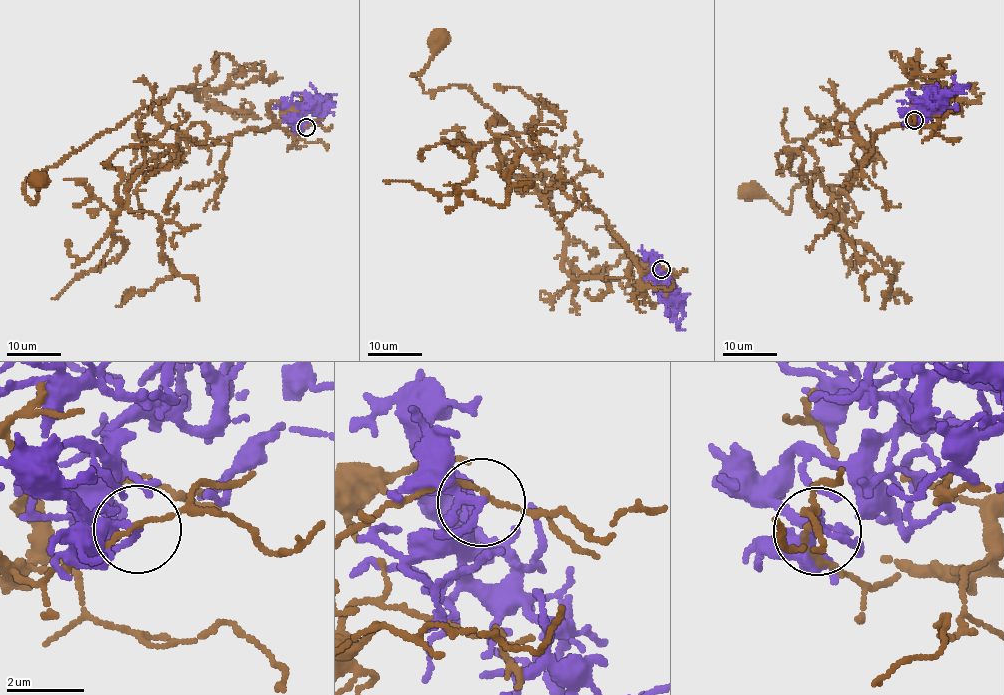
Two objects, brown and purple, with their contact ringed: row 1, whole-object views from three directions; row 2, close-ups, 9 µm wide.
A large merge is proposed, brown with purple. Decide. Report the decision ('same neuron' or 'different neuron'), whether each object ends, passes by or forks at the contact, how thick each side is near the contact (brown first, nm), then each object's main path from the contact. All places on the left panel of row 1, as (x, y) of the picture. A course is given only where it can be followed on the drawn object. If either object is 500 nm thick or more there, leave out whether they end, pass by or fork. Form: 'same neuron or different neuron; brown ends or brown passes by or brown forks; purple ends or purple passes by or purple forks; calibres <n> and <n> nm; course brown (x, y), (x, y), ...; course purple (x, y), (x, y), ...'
different neuron; brown passes by; purple passes by; calibres 110 and 180 nm; course brown (307, 126), (293, 134), (250, 129), (198, 145), (143, 106), (26, 179), (24, 194), (32, 202), (39, 180); course purple (307, 127), (304, 111), (316, 100), (336, 94)

